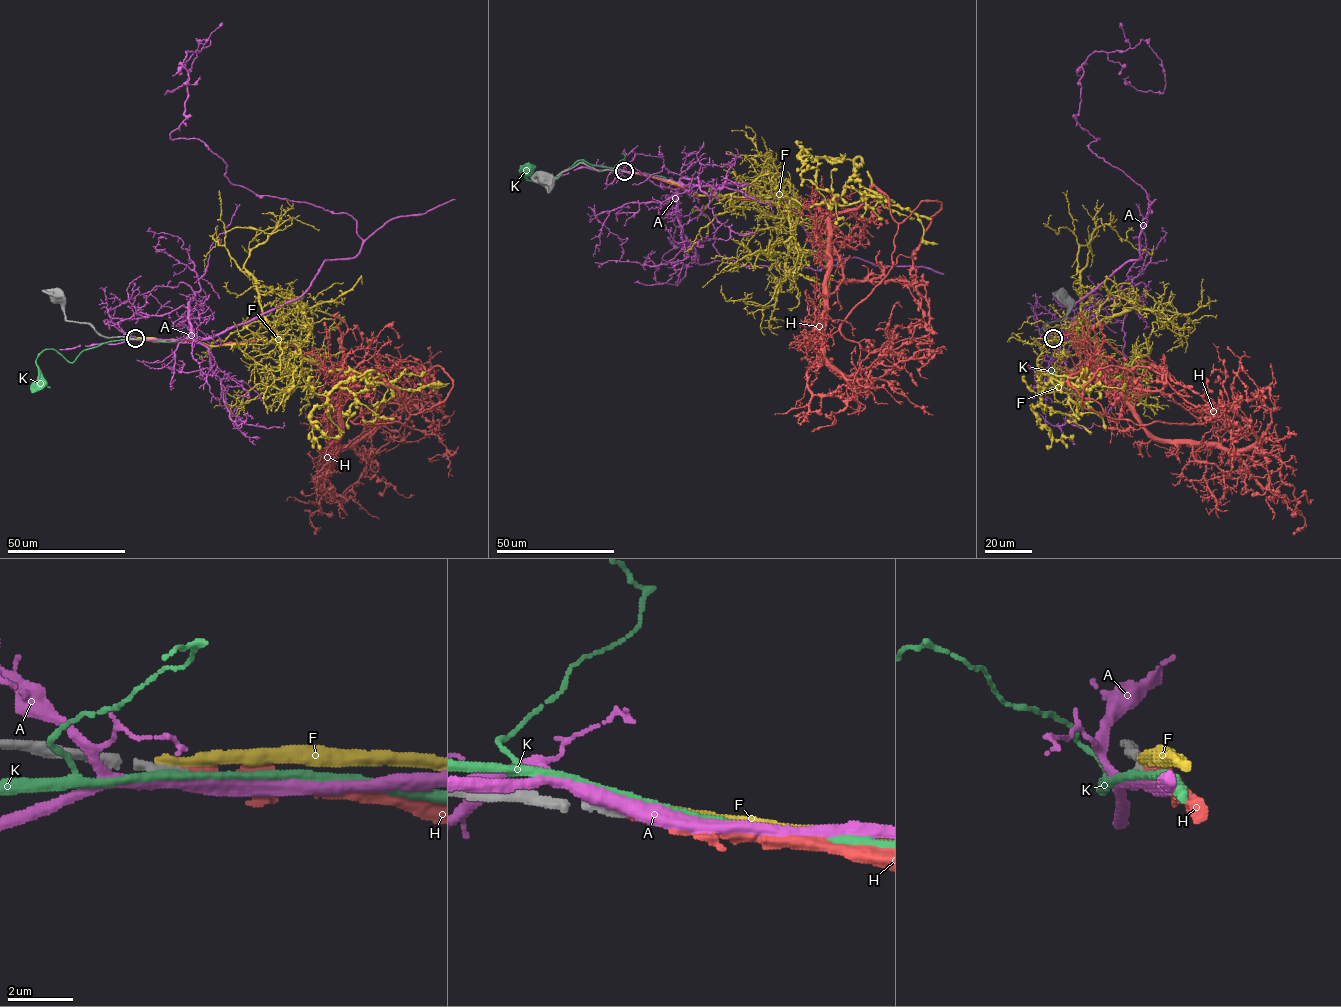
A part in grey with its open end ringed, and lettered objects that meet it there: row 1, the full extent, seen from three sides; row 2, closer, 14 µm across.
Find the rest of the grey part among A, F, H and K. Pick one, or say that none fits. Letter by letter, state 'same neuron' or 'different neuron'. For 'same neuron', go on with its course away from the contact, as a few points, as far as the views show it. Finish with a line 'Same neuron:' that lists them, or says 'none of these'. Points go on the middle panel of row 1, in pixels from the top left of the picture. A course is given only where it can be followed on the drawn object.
A: different neuron
F: different neuron
H: same neuron; course (623, 171), (821, 217), (824, 357), (847, 375), (931, 350), (919, 371), (927, 379)
K: different neuron
Same neuron: H

